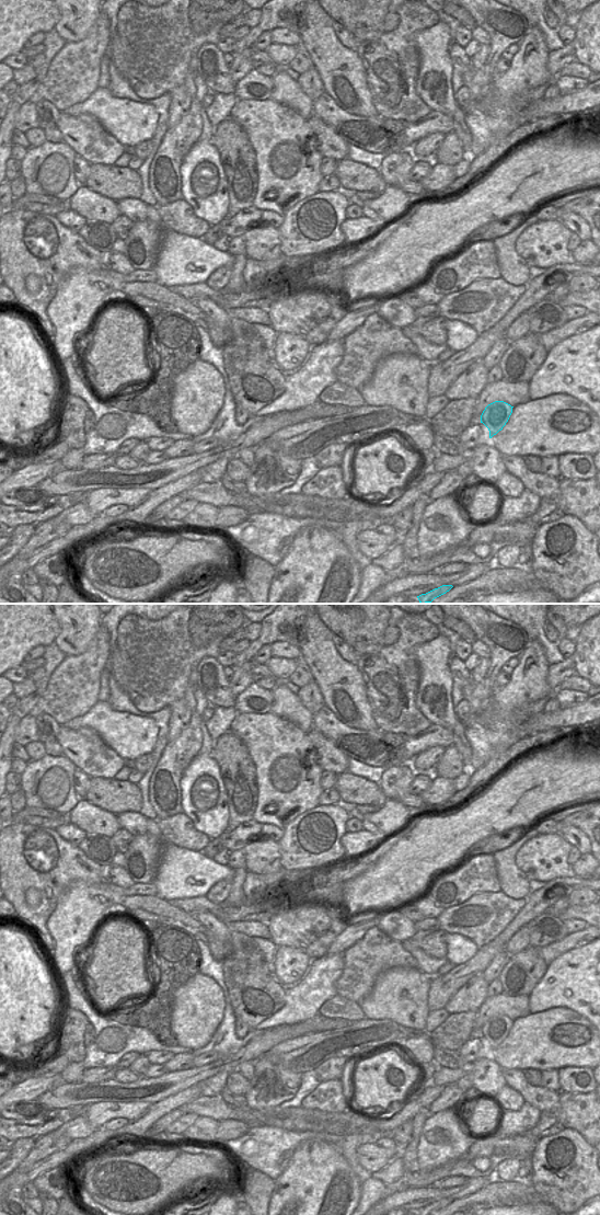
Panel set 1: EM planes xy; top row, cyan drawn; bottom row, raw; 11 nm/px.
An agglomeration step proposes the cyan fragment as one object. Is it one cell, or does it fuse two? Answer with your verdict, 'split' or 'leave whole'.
split

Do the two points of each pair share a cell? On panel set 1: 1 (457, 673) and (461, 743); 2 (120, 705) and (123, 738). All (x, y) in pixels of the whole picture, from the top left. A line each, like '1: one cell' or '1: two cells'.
1: two cells
2: two cells

